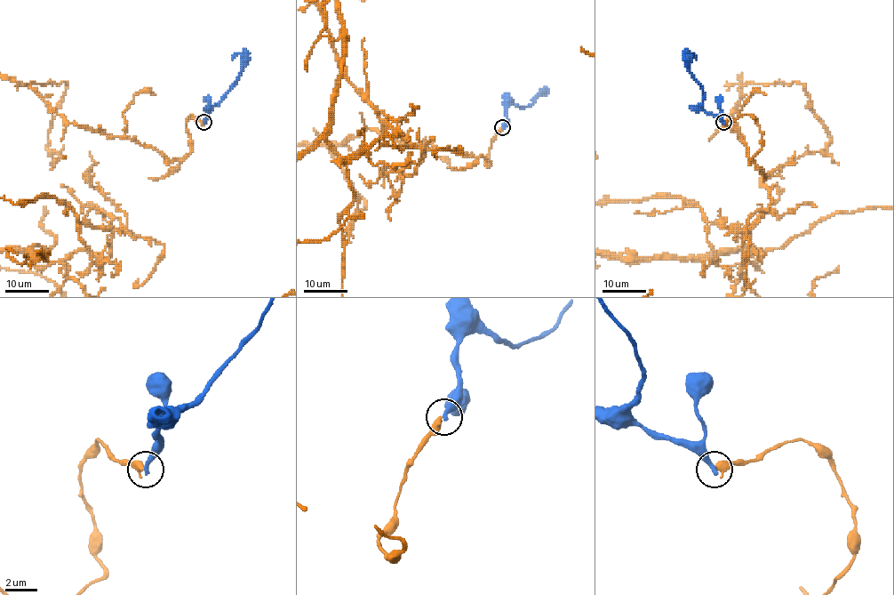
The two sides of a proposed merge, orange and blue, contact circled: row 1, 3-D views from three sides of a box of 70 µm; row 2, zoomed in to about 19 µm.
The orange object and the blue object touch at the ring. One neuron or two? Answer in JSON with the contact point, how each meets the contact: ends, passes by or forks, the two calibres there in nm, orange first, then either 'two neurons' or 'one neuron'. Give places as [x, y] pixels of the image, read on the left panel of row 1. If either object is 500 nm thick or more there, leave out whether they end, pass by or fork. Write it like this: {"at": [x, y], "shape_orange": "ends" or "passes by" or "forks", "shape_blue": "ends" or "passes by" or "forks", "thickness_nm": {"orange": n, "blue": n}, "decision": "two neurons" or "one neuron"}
{"at": [203, 122], "shape_orange": "ends", "shape_blue": "ends", "thickness_nm": {"orange": 440, "blue": 320}, "decision": "two neurons"}

